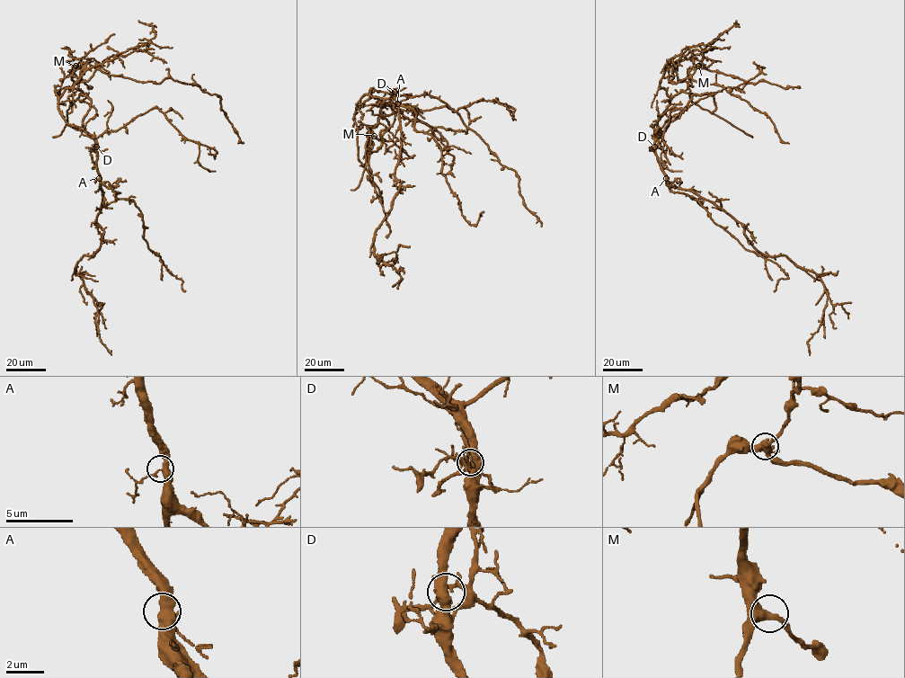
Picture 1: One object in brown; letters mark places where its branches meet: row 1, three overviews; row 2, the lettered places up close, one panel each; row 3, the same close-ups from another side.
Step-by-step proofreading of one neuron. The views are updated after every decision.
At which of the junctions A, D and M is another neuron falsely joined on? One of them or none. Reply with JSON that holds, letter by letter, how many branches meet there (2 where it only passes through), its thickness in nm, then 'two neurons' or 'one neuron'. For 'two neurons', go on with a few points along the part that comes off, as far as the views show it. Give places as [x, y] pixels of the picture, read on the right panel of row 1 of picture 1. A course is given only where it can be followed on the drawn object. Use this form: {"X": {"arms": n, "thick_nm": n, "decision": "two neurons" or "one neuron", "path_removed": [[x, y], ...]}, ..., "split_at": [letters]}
{"A": {"arms": 3, "thick_nm": 360, "decision": "one neuron"}, "D": {"arms": 3, "thick_nm": 400, "decision": "two neurons", "path_removed": [[655, 147], [658, 140], [652, 126]]}, "M": {"arms": 3, "thick_nm": 400, "decision": "one neuron"}, "split_at": ["D"]}

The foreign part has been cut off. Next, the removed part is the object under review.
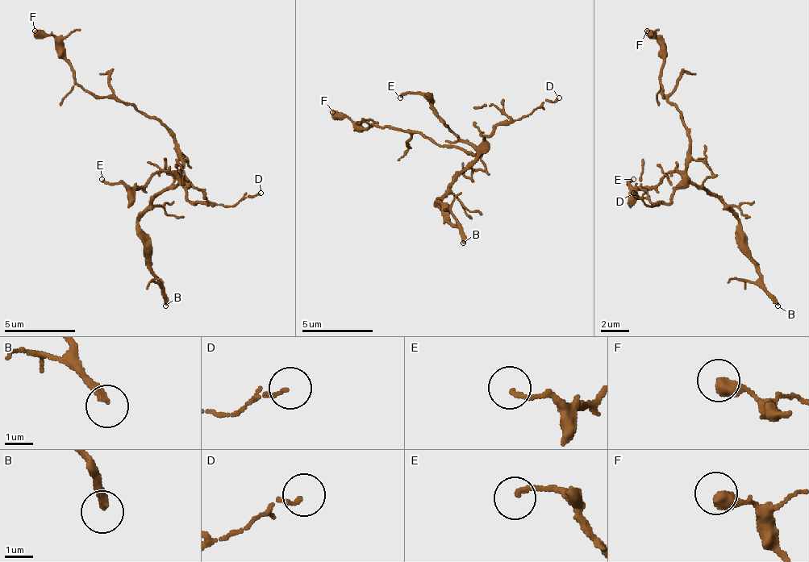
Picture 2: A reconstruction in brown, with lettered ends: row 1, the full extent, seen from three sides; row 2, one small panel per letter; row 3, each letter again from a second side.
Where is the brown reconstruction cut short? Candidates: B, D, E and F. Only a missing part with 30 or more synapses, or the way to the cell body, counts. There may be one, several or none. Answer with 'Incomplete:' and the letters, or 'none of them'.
Incomplete: B

